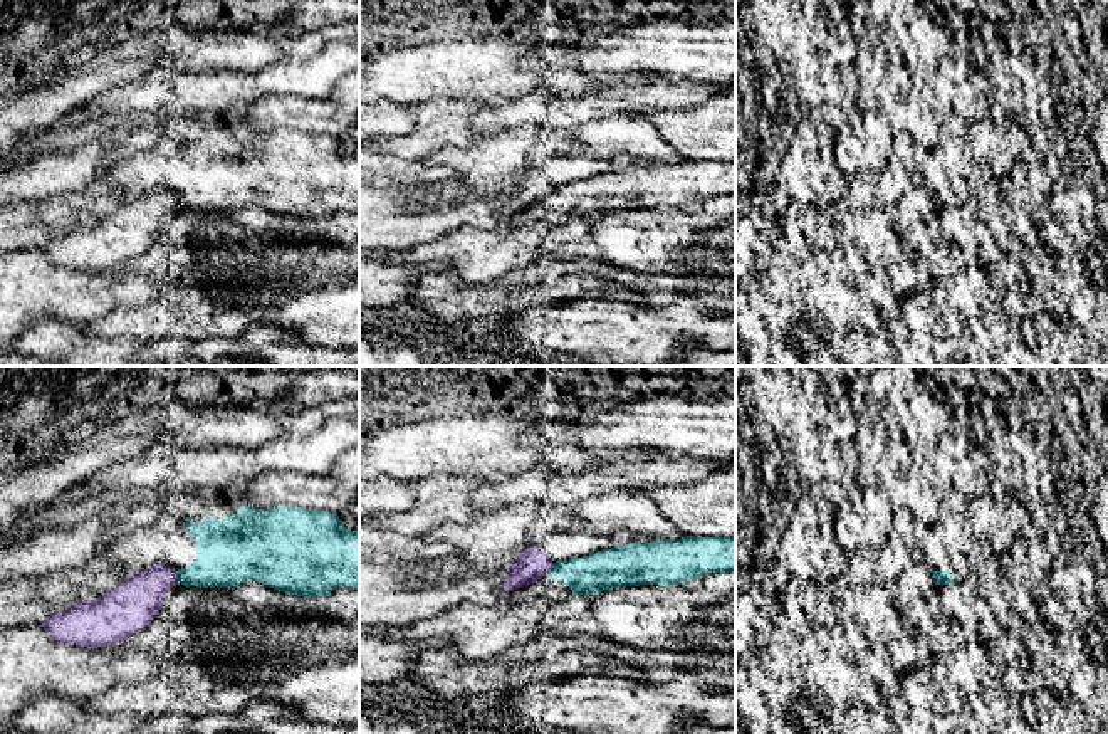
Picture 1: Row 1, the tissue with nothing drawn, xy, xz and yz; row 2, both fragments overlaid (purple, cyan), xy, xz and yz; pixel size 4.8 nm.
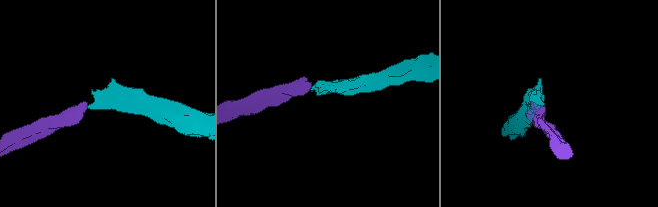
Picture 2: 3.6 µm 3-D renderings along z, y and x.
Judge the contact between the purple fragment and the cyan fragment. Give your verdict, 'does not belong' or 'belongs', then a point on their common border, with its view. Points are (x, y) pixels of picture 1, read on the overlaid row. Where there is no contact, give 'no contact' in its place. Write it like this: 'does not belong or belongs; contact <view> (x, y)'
does not belong; contact xy (175, 576)

